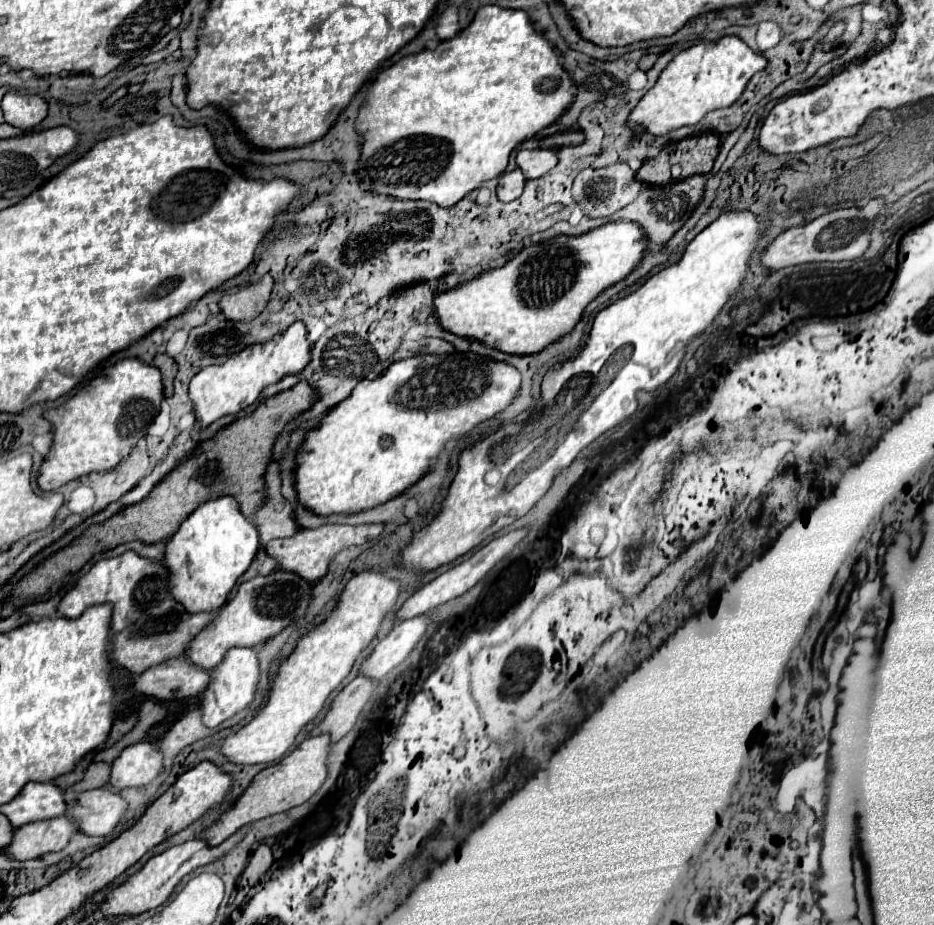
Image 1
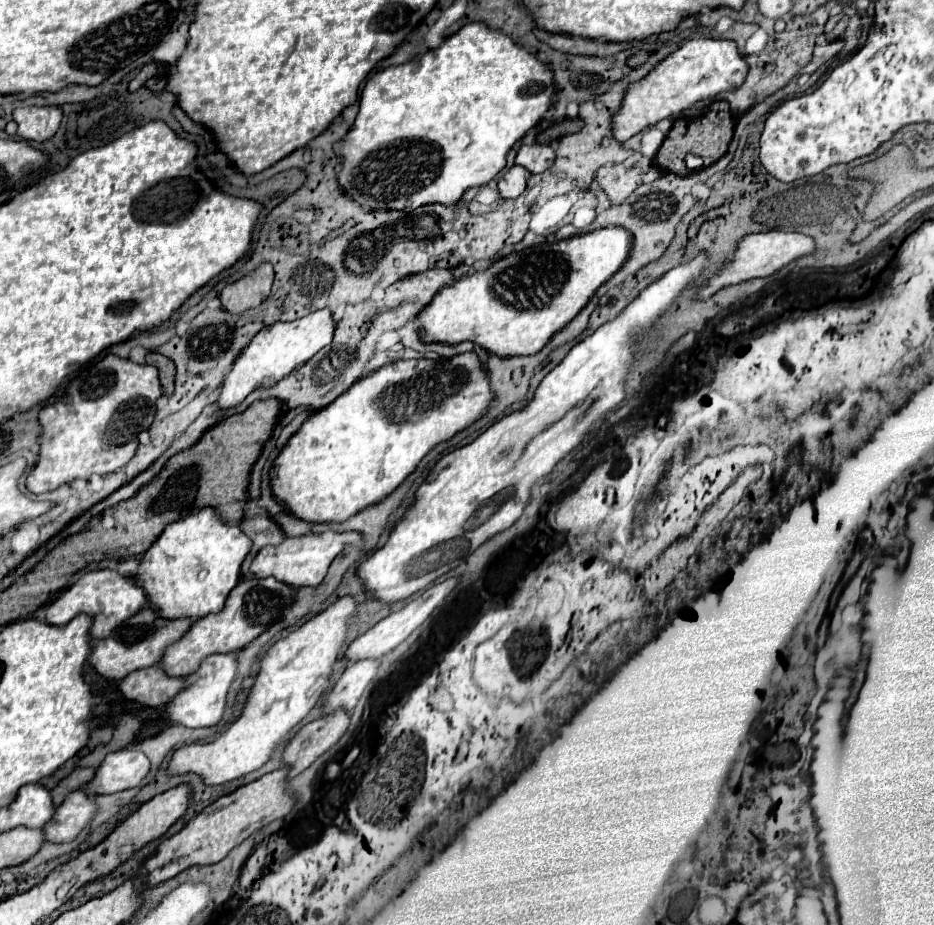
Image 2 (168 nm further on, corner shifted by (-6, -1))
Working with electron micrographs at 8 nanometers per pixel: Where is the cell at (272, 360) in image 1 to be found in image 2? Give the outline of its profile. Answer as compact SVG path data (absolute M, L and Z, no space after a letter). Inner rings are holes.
M330 309L314 311L302 319L290 321L290 323L274 323L270 327L264 327L250 345L242 351L242 355L236 359L232 371L224 379L222 393L218 397L220 407L234 407L242 403L250 391L258 387L270 387L276 385L282 377L292 373L296 367L304 365L310 357L314 357L324 345L330 345L334 335L336 323L332 319Z

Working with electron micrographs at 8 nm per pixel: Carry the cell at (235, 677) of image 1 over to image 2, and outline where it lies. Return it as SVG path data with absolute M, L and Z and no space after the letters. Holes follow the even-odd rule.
M216 653L212 657L206 657L200 667L186 677L184 689L170 699L170 703L164 705L164 717L168 717L172 723L184 725L184 727L212 727L222 719L224 705L226 705L226 693L232 685L232 679L236 677L236 653Z

